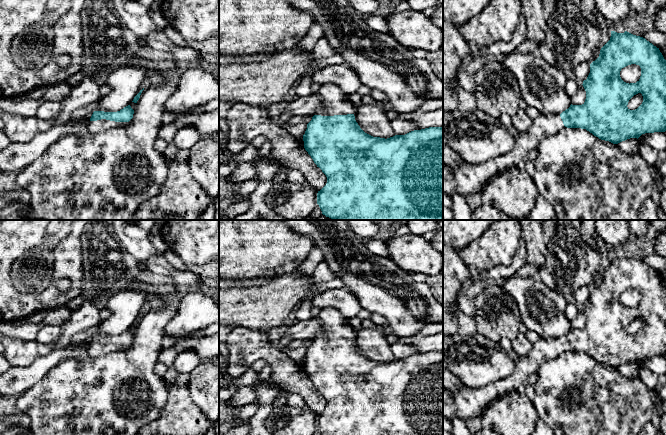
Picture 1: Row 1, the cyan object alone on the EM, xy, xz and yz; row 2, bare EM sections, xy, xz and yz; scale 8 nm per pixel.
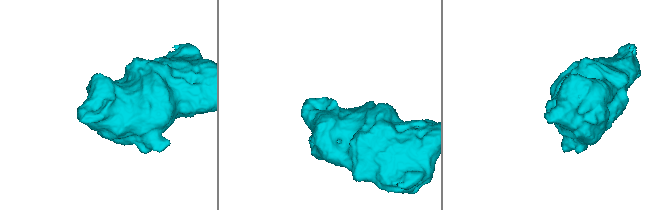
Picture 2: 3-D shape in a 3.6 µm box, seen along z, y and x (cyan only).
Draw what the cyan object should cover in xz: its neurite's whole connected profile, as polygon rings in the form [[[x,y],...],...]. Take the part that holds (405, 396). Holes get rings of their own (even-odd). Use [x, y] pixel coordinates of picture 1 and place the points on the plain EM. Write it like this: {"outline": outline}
{"outline": [[[334,307],[320,309],[317,316],[322,323],[321,332],[307,348],[303,359],[304,372],[327,401],[326,409],[317,417],[317,428],[321,435],[443,435],[443,351],[414,354],[405,359],[390,362],[373,361],[365,357],[355,344],[355,331],[339,310]]]}

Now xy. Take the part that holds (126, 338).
{"outline": [[[130,329],[117,336],[94,335],[87,353],[92,357],[121,352],[133,342],[134,334]]]}

